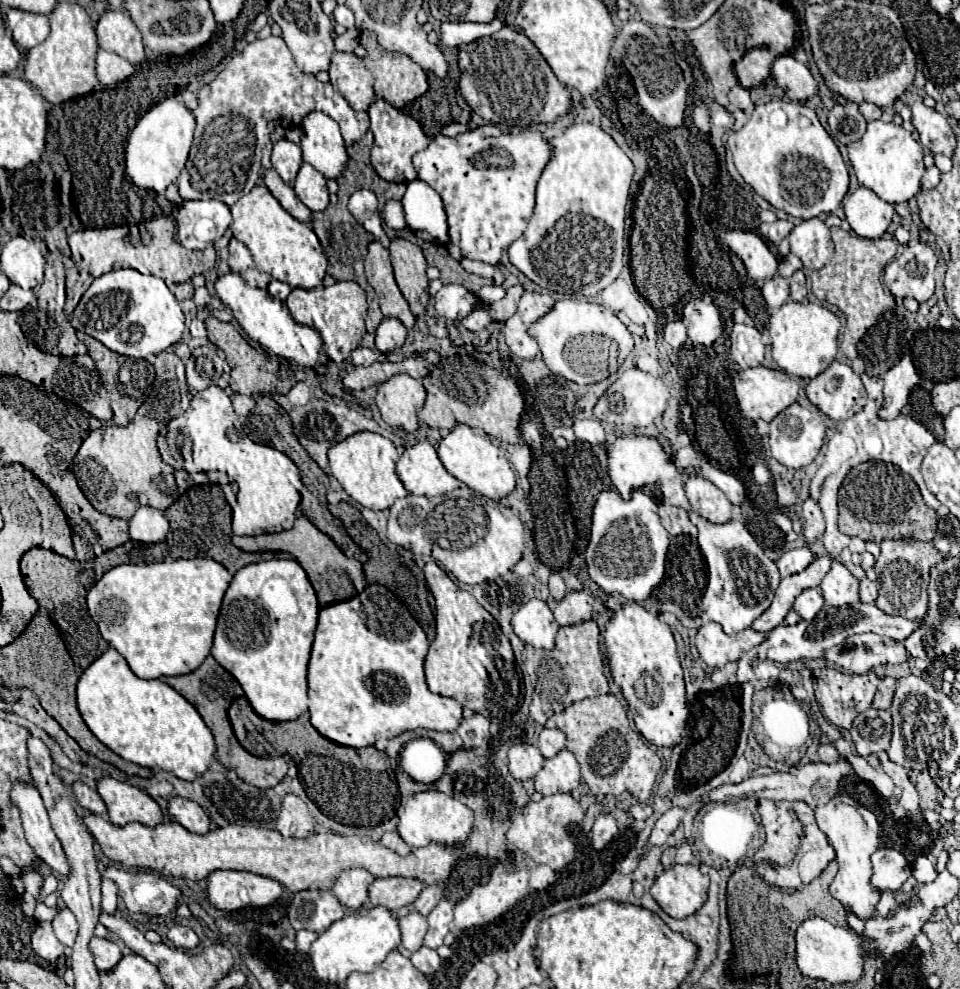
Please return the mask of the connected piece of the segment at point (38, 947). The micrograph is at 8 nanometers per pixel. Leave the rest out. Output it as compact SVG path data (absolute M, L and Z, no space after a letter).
M40 921L32 933L32 949L48 963L56 963L64 955L64 945L56 939L50 921Z

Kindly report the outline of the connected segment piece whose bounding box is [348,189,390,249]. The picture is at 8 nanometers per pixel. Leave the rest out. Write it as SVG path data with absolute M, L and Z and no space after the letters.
M360 189L350 197L348 203L348 211L354 215L354 219L364 225L364 229L368 233L372 233L385 248L389 248L390 239L382 229L382 217L380 217L380 209L378 209L378 199L372 191L368 189Z

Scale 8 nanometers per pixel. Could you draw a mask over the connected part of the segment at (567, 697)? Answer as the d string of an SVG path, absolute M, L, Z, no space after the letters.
M584 621L570 627L560 627L556 635L556 647L540 661L536 673L536 693L530 703L530 715L536 723L544 725L546 719L566 709L568 705L582 701L586 697L598 697L602 693L610 693L608 679L604 675L604 655L602 655L602 643L600 643L600 629L594 621Z

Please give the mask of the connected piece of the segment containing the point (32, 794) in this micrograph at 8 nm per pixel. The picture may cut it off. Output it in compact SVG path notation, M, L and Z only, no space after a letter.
M22 781L14 783L12 789L12 803L20 809L22 825L26 831L26 839L36 851L36 855L48 863L56 873L62 877L70 875L70 863L64 855L60 839L50 827L50 819L42 797L34 785L26 785Z

